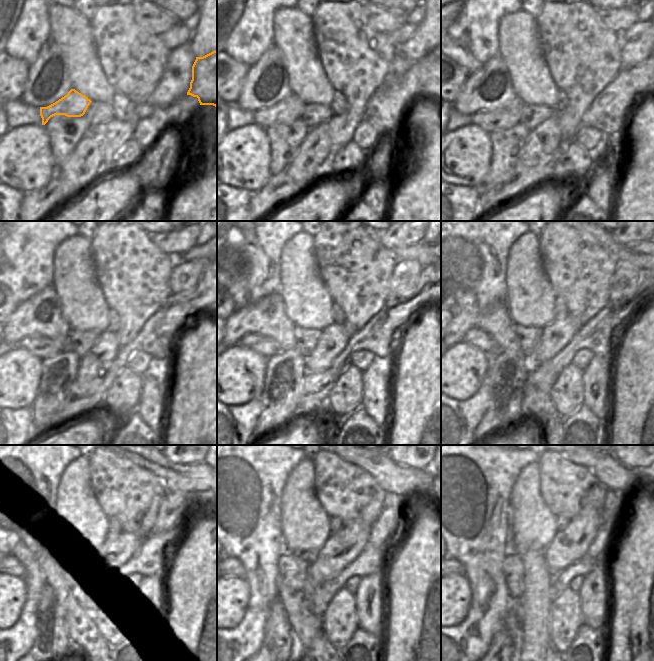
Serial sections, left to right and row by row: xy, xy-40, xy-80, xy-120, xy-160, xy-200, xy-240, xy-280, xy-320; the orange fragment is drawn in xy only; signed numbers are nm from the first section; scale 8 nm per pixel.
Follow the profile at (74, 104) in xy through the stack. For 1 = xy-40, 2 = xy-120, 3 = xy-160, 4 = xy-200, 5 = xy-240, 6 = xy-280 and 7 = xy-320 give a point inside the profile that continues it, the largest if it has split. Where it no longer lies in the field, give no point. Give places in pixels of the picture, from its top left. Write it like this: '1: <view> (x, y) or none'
1: xy-40 (290, 109)
2: xy-120 (42, 347)
3: xy-160 (265, 346)
4: xy-200 (477, 338)
5: xy-240 (13, 567)
6: xy-280 (237, 569)
7: xy-320 (461, 568)

